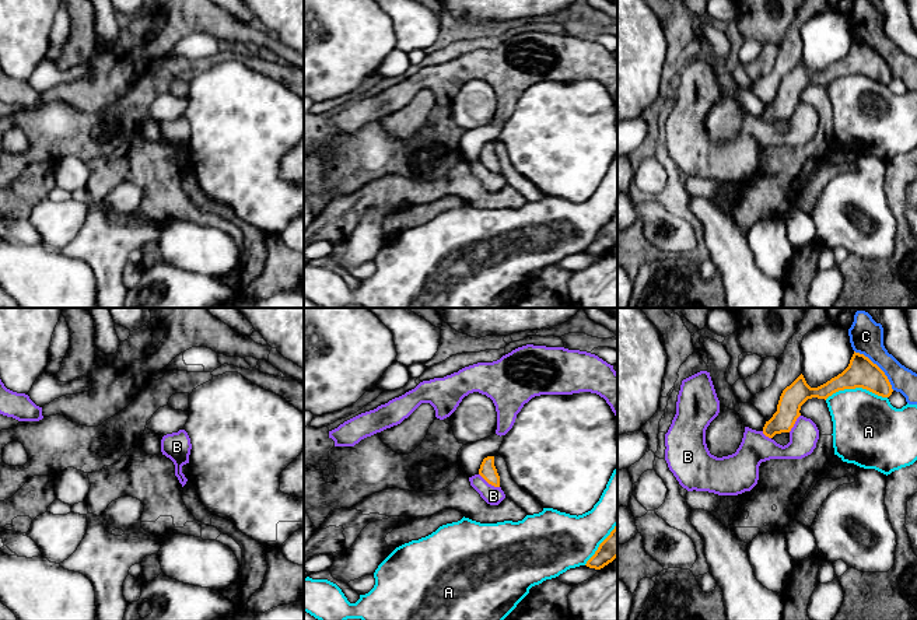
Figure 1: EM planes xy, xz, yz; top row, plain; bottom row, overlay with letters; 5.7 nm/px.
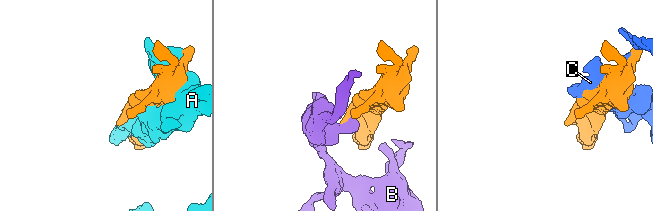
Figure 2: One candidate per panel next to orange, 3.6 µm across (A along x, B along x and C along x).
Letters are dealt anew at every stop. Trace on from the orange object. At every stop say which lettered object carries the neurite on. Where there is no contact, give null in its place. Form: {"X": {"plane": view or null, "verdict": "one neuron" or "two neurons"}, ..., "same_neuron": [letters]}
{"A": {"plane": "yz", "verdict": "two neurons"}, "B": {"plane": "xz", "verdict": "two neurons"}, "C": {"plane": "yz", "verdict": "two neurons"}, "same_neuron": []}

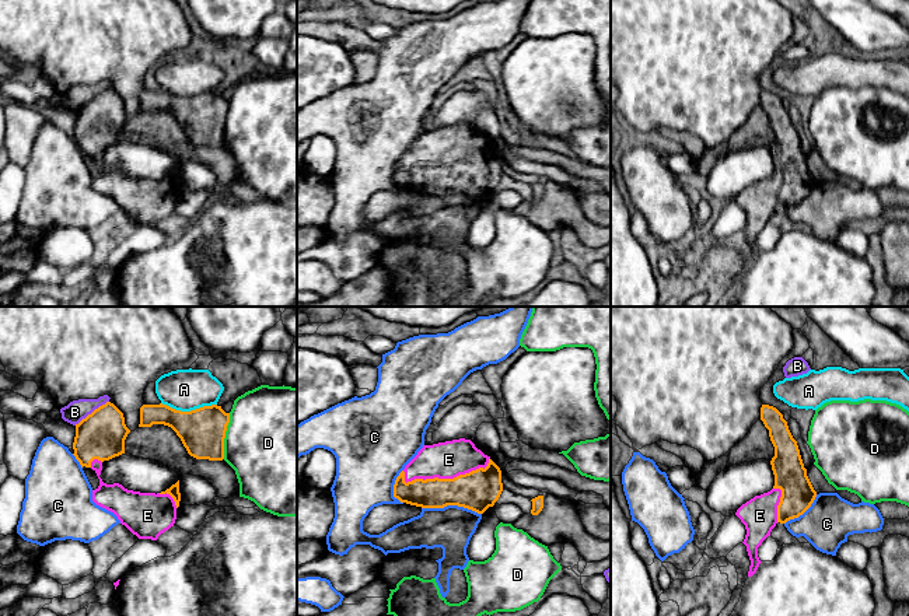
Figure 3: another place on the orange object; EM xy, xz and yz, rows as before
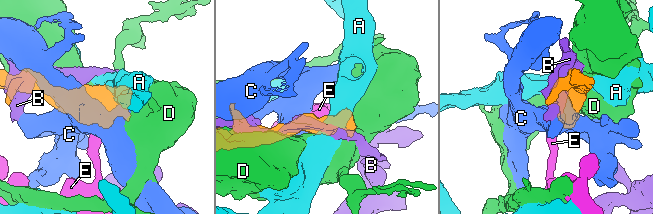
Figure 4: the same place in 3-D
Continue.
{"A": {"plane": "xy", "verdict": "two neurons"}, "B": {"plane": "xy", "verdict": "two neurons"}, "C": {"plane": "xz", "verdict": "two neurons"}, "D": {"plane": "xy", "verdict": "two neurons"}, "E": {"plane": "xz", "verdict": "one neuron"}, "same_neuron": ["E"]}

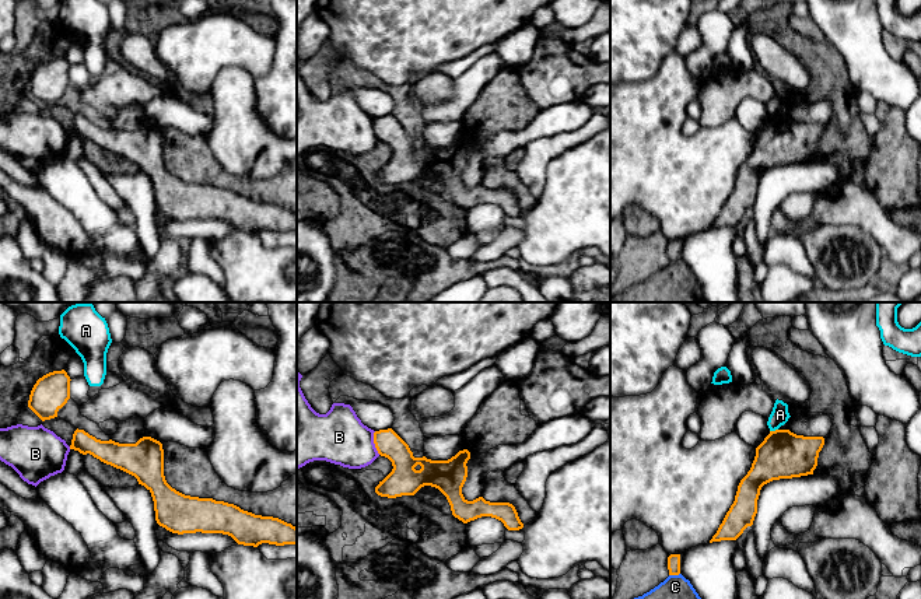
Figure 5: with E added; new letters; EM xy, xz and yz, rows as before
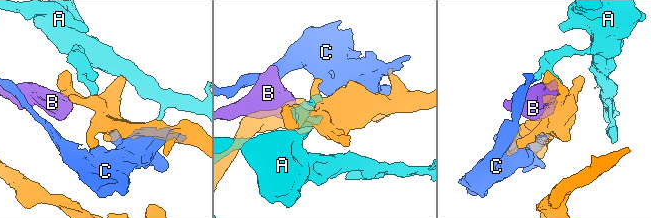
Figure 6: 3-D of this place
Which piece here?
{"A": {"plane": "yz", "verdict": "two neurons"}, "B": {"plane": "xz", "verdict": "two neurons"}, "C": {"plane": "yz", "verdict": "two neurons"}, "same_neuron": []}

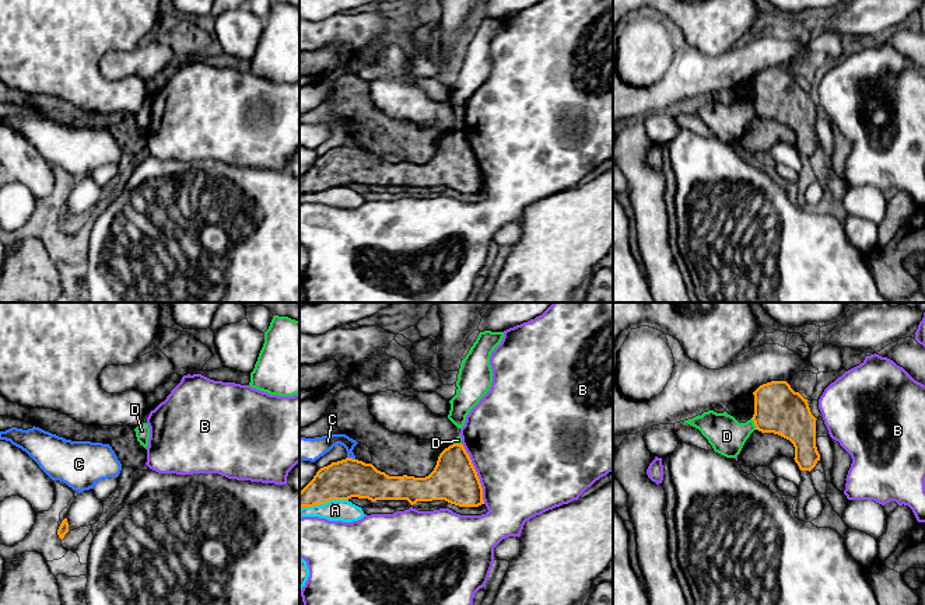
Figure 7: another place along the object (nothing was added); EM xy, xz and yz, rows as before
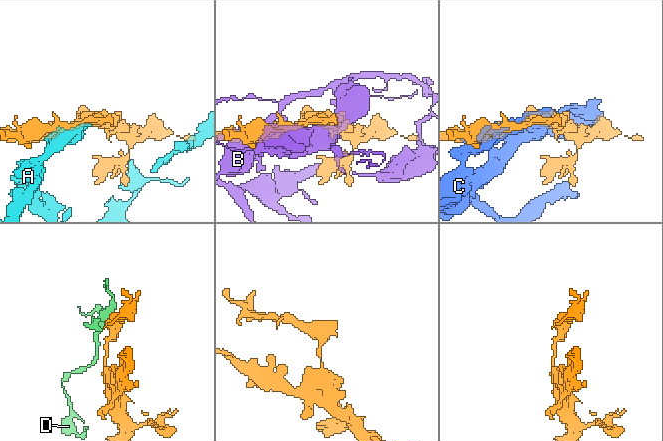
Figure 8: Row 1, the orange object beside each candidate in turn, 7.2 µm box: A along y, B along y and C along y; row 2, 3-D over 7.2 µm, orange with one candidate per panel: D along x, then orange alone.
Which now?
{"A": {"plane": "xz", "verdict": "two neurons"}, "B": {"plane": "xz", "verdict": "two neurons"}, "C": {"plane": "xz", "verdict": "two neurons"}, "D": {"plane": "yz", "verdict": "two neurons"}, "same_neuron": []}

